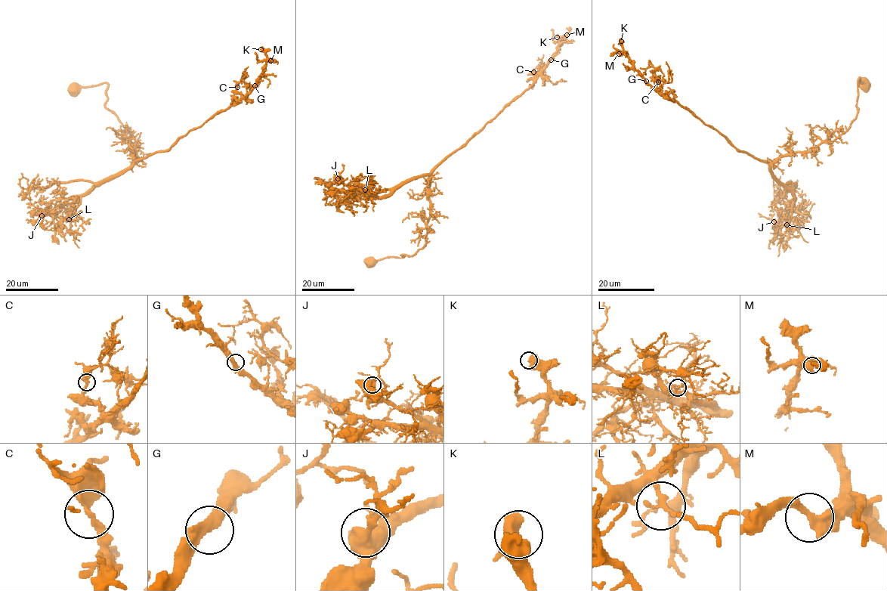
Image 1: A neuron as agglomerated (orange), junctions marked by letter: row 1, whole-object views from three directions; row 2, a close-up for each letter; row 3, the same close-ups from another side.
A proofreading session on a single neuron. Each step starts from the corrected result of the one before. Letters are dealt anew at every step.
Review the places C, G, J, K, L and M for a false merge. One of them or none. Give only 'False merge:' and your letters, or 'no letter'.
False merge: C

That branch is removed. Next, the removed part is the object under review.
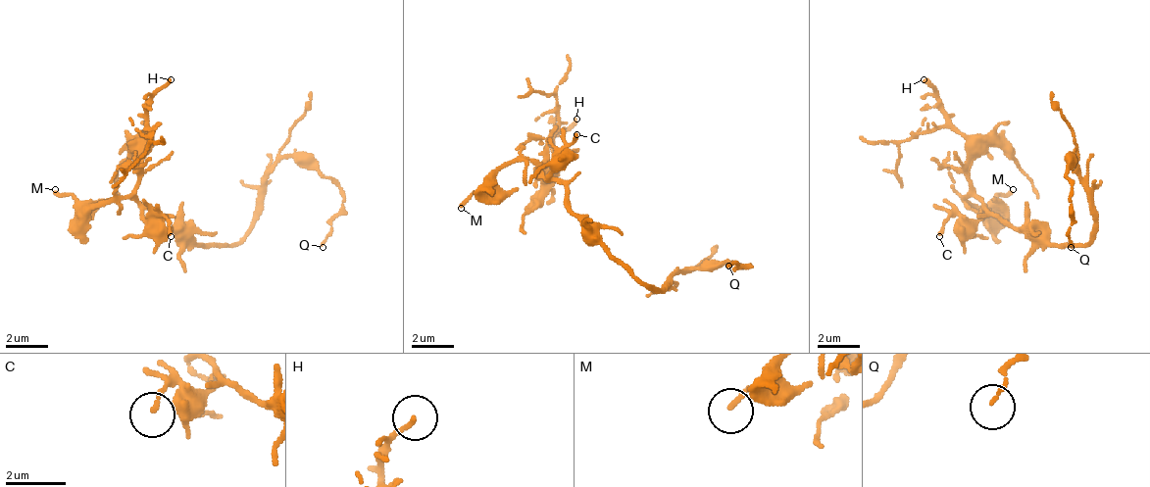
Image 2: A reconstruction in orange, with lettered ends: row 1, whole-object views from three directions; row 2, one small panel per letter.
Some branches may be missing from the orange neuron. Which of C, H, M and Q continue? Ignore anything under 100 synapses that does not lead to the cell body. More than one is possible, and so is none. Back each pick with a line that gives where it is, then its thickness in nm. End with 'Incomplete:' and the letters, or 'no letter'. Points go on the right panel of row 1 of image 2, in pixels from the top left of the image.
H: (924, 79) | 130 nm
Incomplete: H

